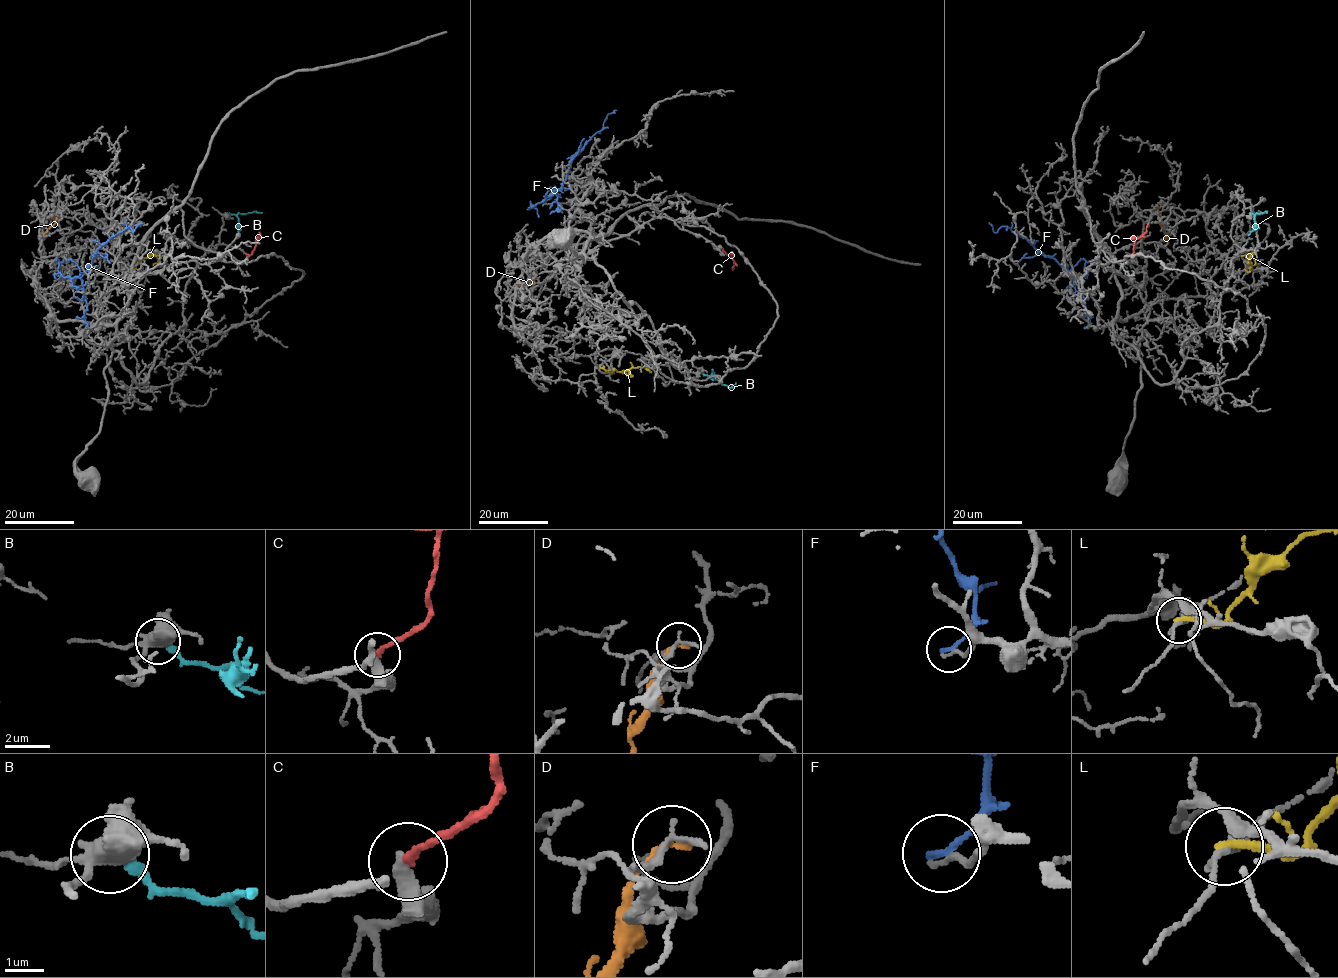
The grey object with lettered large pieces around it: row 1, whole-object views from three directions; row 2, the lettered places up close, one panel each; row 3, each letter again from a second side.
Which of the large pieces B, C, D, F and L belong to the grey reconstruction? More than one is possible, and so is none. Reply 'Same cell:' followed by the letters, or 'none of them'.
Same cell: C, F

